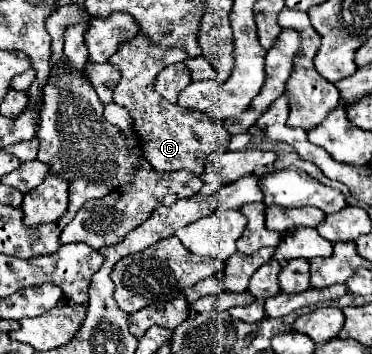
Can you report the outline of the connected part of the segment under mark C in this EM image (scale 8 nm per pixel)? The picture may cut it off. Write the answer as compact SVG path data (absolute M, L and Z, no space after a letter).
M136 35L130 43L120 47L116 55L112 55L110 63L116 65L122 73L118 87L114 89L114 103L126 107L134 119L134 129L142 145L144 157L156 167L156 171L178 171L188 169L196 175L204 171L204 159L218 149L228 149L230 135L218 125L218 121L210 119L204 111L184 109L180 105L168 103L156 95L152 83L160 69L178 62L184 62L188 55L182 49L160 47L152 43L146 35Z

